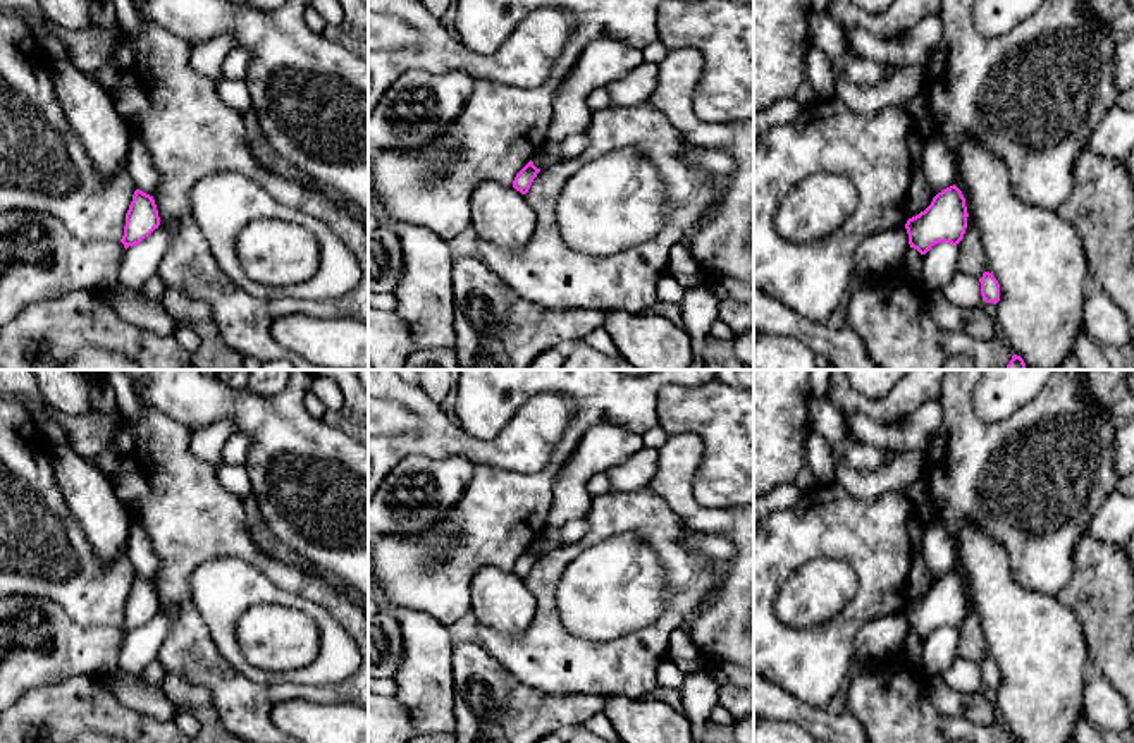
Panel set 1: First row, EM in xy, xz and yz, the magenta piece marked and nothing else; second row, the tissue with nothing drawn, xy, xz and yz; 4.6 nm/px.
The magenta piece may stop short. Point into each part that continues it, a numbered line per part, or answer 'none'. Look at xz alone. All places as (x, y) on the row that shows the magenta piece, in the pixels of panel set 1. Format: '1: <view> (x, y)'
none

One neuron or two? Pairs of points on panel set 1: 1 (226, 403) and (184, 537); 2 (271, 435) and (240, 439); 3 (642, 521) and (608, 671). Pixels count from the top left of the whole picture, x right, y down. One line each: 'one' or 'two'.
1: two
2: two
3: one

